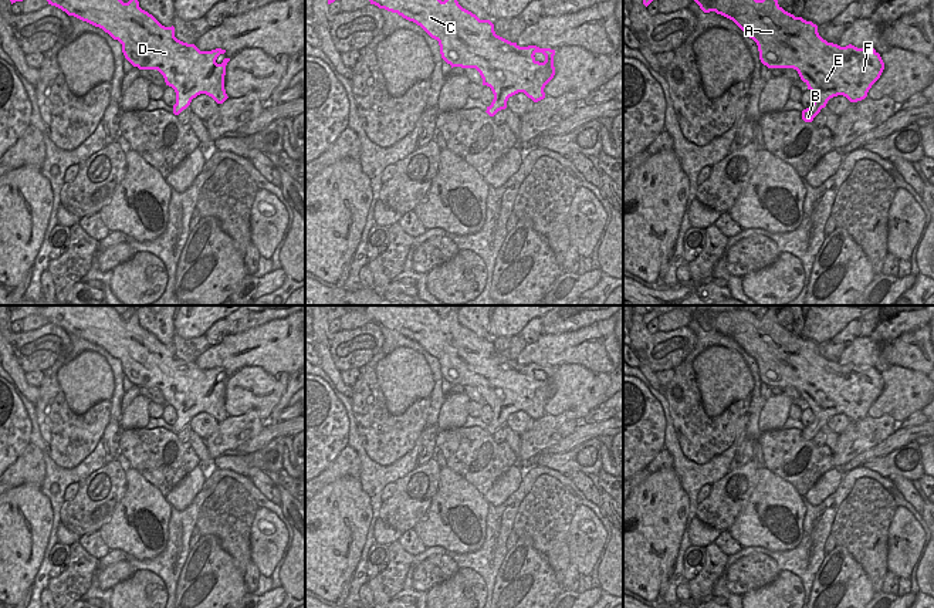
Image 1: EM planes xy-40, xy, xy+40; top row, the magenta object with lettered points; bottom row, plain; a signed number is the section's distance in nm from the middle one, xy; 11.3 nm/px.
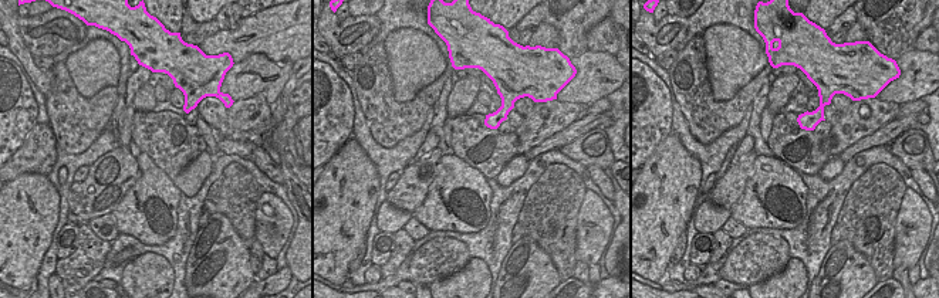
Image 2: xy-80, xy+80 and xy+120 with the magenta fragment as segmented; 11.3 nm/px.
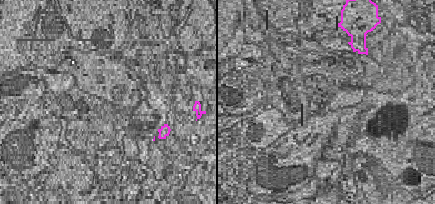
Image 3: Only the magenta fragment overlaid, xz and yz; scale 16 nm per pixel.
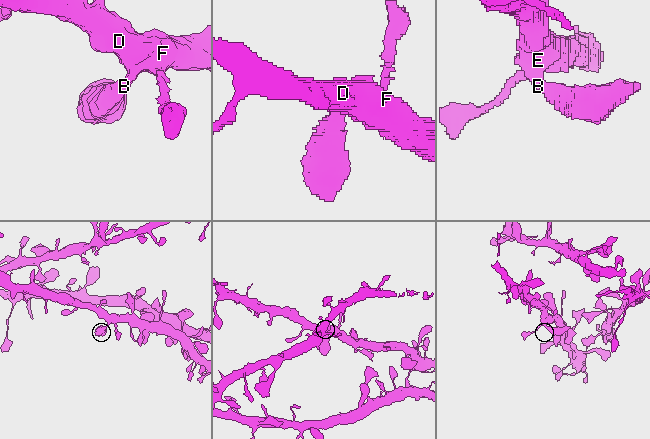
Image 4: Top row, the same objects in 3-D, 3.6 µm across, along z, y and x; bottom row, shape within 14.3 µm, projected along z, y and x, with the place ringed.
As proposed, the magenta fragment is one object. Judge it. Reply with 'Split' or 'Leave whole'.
Leave whole.

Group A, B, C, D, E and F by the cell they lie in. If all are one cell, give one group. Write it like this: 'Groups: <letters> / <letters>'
Groups: A B C D E F.

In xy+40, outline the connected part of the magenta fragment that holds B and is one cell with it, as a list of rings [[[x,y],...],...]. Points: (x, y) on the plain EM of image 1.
[[[769,305],[767,314],[762,318],[757,318],[748,308],[737,308],[728,313],[694,313],[693,318],[700,324],[704,331],[715,330],[730,338],[732,338],[749,357],[752,357],[759,369],[759,378],[768,386],[793,386],[798,389],[801,398],[808,403],[808,408],[813,413],[813,422],[802,429],[802,438],[812,440],[813,436],[826,425],[828,419],[833,415],[843,413],[850,420],[862,419],[867,415],[872,403],[880,396],[884,381],[880,372],[874,367],[857,367],[852,362],[840,365],[833,361],[828,361],[818,351],[818,344],[812,340],[806,340],[802,335],[785,330],[776,318],[776,313],[784,305]]]

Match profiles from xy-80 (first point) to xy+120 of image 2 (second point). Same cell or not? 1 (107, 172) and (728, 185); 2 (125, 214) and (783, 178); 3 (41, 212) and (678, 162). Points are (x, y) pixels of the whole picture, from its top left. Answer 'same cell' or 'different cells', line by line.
1: same cell
2: same cell
3: same cell

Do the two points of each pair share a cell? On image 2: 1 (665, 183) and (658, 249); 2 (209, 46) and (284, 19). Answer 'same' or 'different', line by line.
1: same
2: same

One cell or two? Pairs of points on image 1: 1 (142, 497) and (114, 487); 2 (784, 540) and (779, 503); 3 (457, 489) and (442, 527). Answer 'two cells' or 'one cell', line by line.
1: two cells
2: one cell
3: one cell

